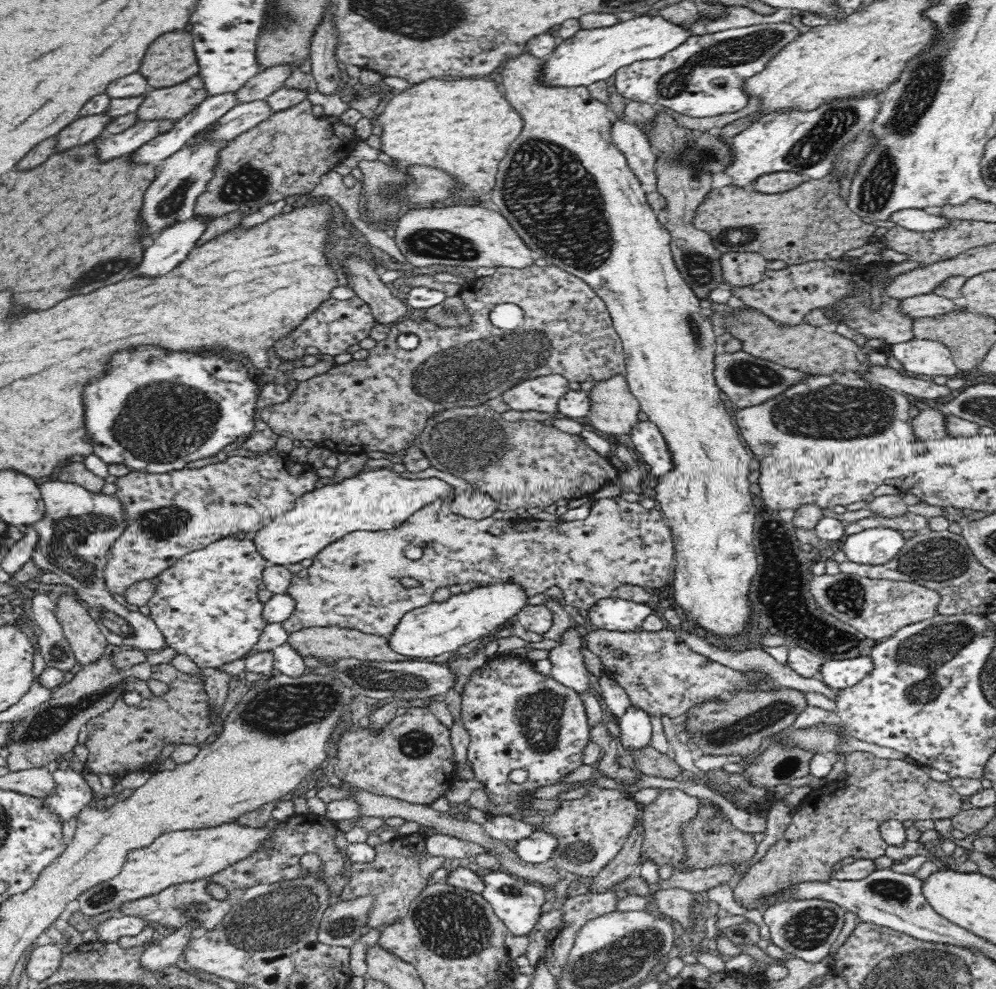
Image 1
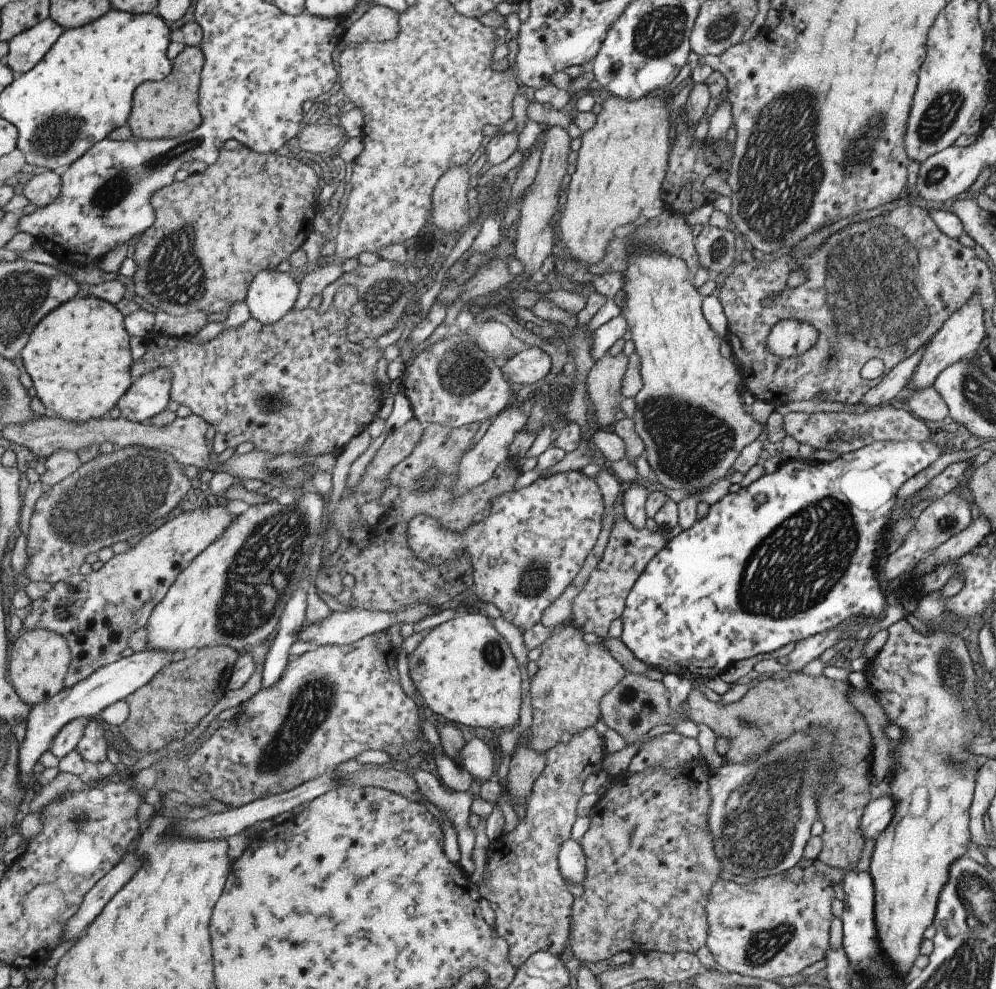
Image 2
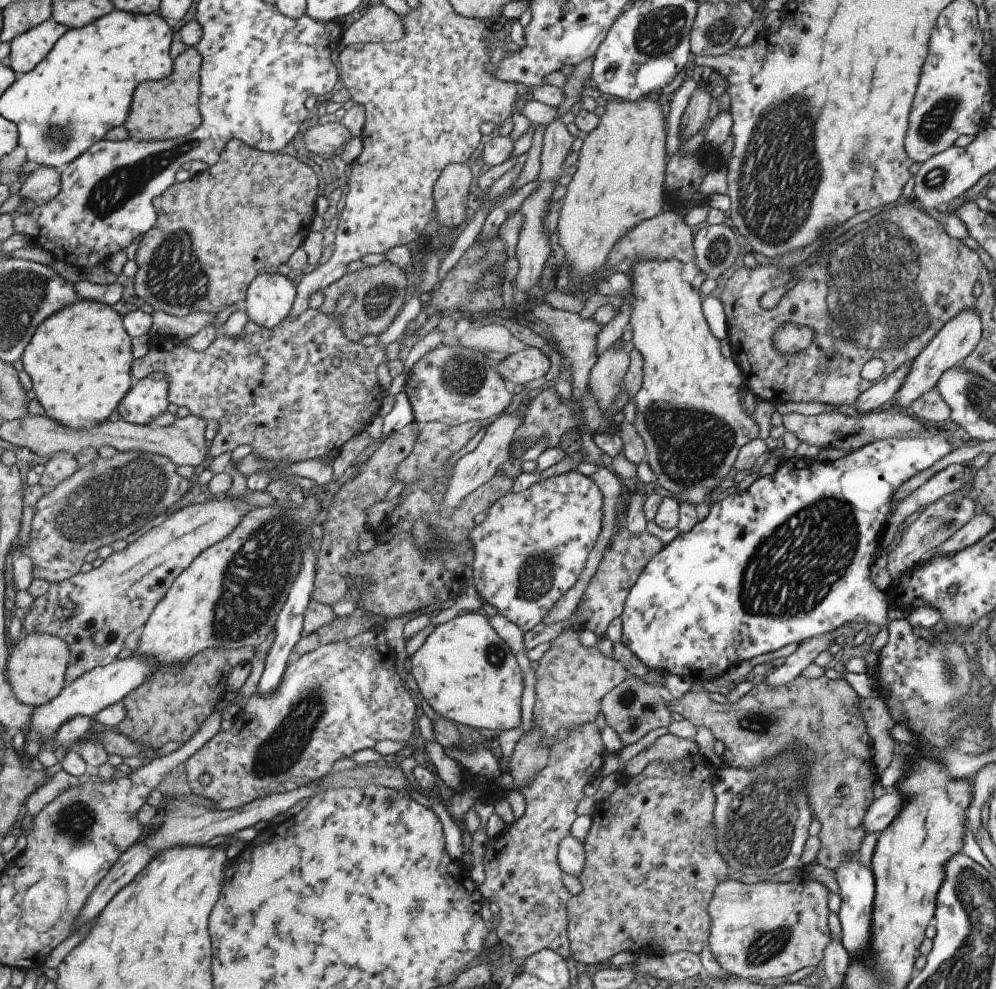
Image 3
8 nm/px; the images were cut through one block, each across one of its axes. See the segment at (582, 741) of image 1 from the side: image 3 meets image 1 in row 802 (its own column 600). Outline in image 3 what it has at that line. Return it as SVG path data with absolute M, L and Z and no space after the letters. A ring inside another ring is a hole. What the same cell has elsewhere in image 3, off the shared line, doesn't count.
M567 471L531 484L520 492L509 491L488 508L484 520L468 534L473 588L482 602L497 609L503 618L523 632L533 630L552 604L574 583L599 534L602 497L591 477Z

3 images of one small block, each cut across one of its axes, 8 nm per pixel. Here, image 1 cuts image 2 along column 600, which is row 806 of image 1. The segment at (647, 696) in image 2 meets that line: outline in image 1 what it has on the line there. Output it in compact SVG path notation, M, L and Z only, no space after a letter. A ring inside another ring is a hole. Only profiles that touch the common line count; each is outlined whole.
M700 798L700 809L694 819L681 826L682 843L685 844L684 860L675 870L680 872L694 872L718 865L730 865L735 870L734 881L741 879L748 868L752 866L751 858L758 852L758 844L754 840L754 833L742 832L732 823L722 809L709 800Z

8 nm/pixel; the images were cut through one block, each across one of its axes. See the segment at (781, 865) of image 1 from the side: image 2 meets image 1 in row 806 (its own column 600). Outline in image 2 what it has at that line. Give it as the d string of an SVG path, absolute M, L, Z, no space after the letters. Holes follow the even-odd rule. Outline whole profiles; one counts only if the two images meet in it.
M701 760L692 761L678 765L672 769L661 769L659 767L645 769L638 773L623 771L615 775L607 789L594 803L588 815L589 826L582 838L578 841L586 860L586 875L582 882L583 893L574 898L570 905L570 916L567 924L571 923L572 937L571 950L573 958L582 961L588 965L608 965L608 961L617 952L630 953L636 955L639 951L661 951L664 953L674 953L677 951L693 953L705 944L706 914L704 906L707 895L709 894L710 884L717 880L717 874L723 871L720 862L712 849L710 836L706 830L706 810L708 809L708 773L700 768Z

